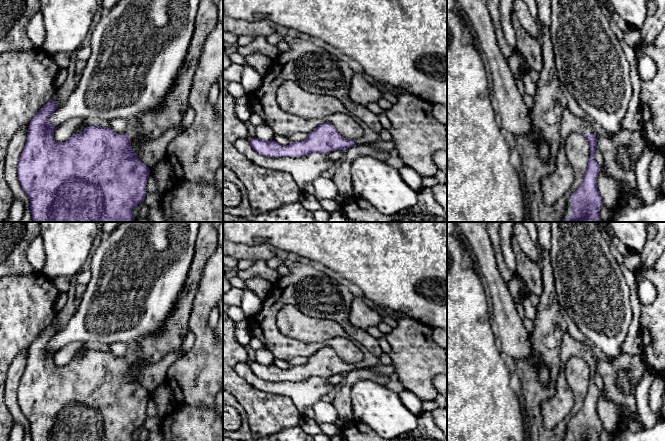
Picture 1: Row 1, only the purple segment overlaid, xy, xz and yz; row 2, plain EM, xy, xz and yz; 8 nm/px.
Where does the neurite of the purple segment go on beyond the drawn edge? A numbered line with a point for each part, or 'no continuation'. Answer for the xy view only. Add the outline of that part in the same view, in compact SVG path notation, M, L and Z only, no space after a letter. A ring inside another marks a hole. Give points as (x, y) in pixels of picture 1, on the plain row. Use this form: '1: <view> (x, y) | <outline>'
1: xy (135, 367) | M138 343L133 346L128 346L128 353L125 356L130 361L131 371L134 376L138 376L142 370L142 367L137 363L134 355L134 349L138 346Z

